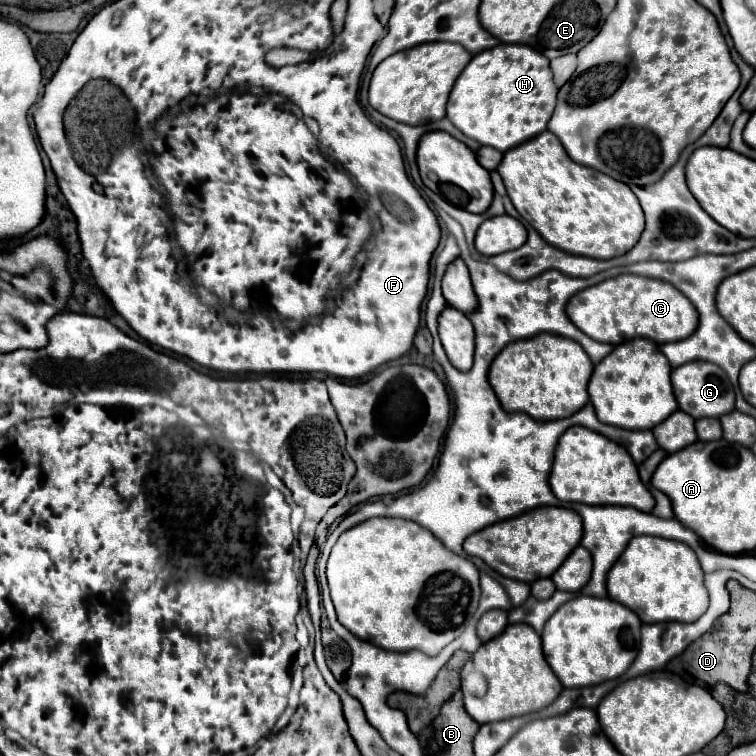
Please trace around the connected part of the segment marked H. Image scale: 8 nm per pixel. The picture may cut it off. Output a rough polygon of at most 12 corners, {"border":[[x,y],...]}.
{"border":[[524,44],[476,54],[446,118],[506,152],[546,130],[556,94]]}

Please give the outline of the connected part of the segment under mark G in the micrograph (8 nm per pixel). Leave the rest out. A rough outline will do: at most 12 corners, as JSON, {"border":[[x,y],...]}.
{"border":[[712,362],[672,370],[682,412],[720,418],[734,410],[734,388]]}

